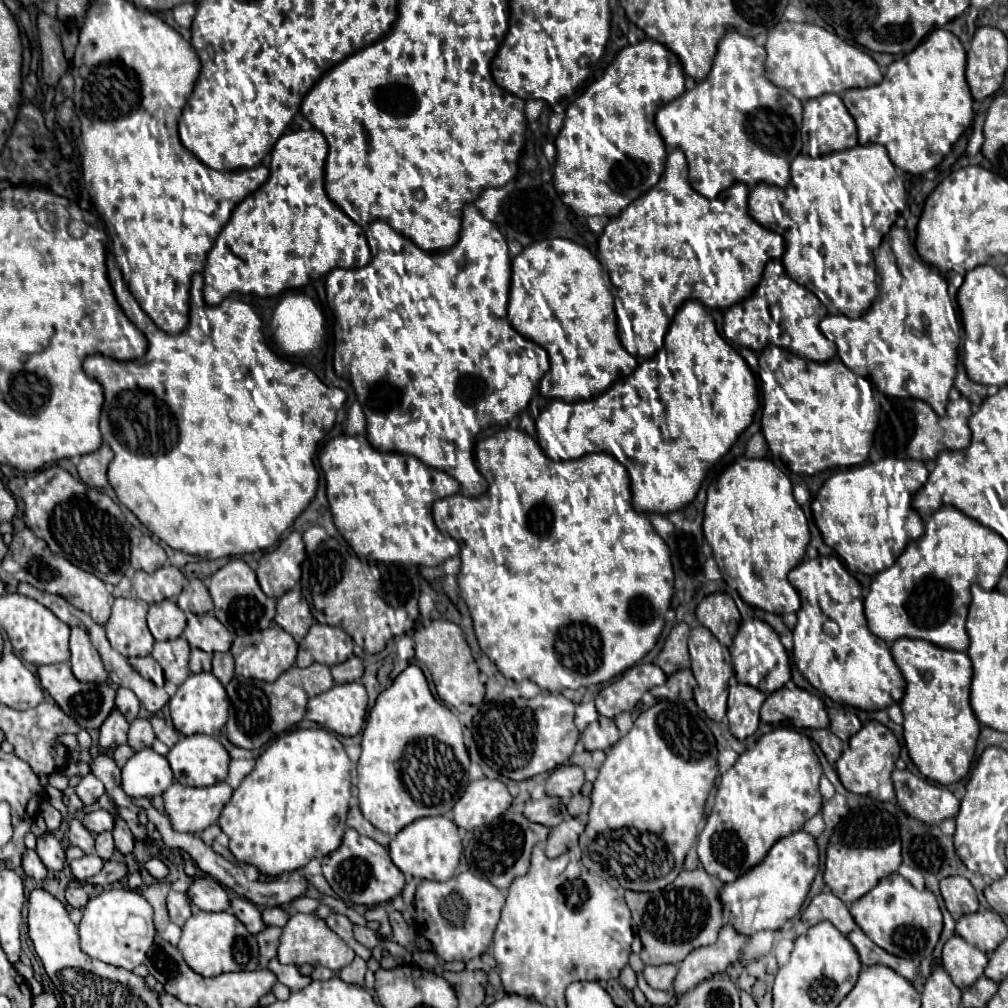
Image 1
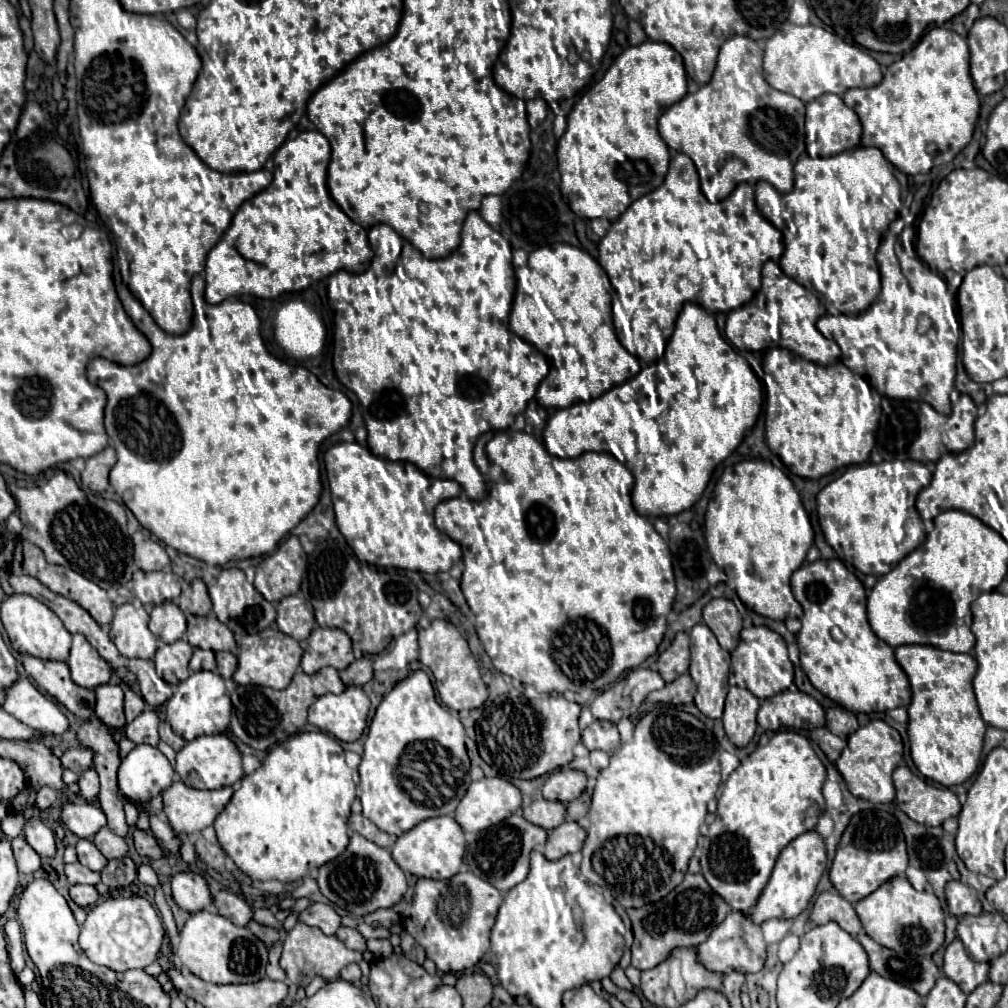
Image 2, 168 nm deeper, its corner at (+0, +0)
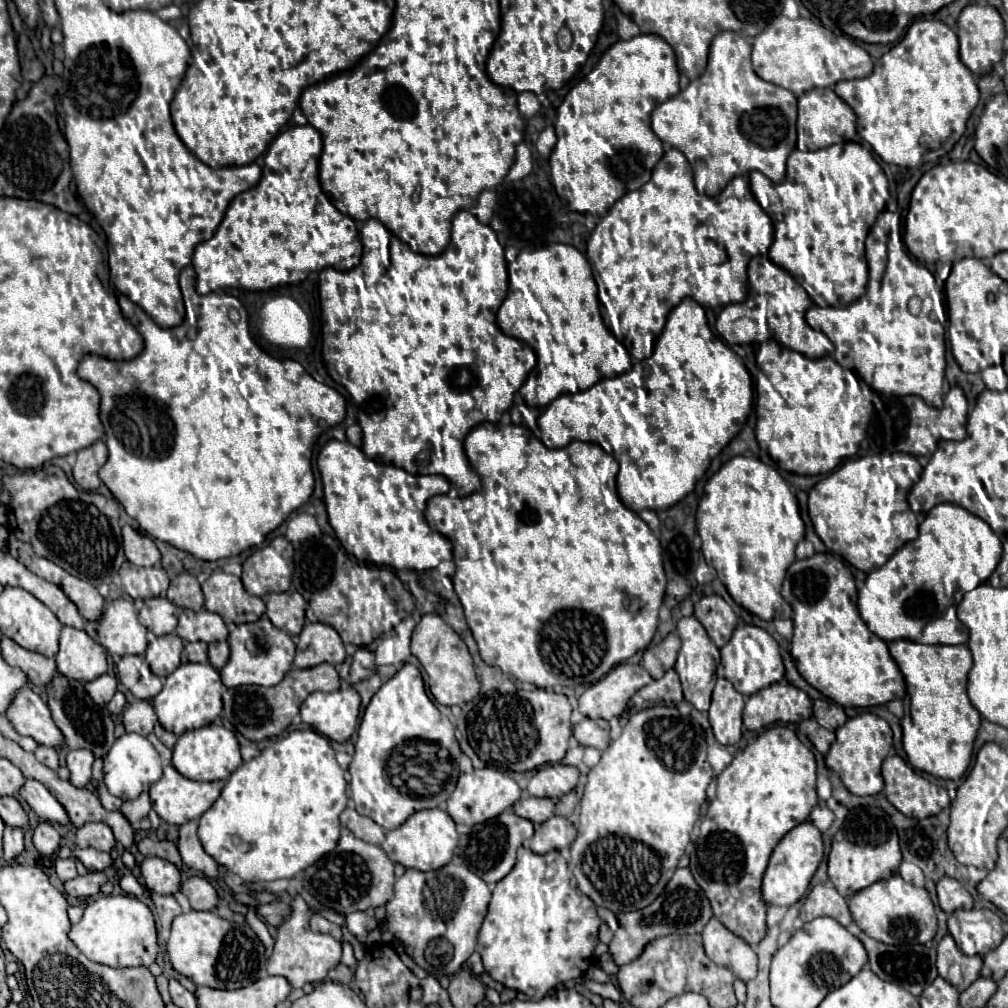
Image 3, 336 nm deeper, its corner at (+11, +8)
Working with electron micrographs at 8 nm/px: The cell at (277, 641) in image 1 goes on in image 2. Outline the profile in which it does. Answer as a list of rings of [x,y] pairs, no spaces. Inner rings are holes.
[[[266,628],[254,636],[244,636],[238,642],[238,668],[232,676],[232,680],[236,684],[242,686],[268,686],[274,690],[284,690],[294,672],[298,670],[302,660],[302,648],[298,644],[298,640],[282,634],[278,628]]]

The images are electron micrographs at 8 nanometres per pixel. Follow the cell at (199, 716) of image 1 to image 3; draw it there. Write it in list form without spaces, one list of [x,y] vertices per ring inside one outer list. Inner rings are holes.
[[[209,663],[181,664],[173,674],[165,678],[163,690],[153,698],[153,708],[161,726],[175,736],[181,736],[187,730],[195,730],[211,724],[223,708],[222,694],[226,687],[220,674]]]

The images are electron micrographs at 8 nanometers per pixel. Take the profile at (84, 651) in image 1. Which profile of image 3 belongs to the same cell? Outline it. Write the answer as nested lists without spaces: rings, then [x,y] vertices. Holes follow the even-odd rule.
[[[63,626],[59,652],[57,652],[57,670],[79,682],[95,680],[107,672],[107,656],[103,646],[93,642],[87,632]]]

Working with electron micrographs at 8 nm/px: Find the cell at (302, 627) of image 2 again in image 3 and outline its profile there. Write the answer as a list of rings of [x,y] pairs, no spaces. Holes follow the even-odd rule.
[[[281,592],[269,594],[267,602],[267,616],[269,620],[285,630],[287,634],[299,634],[305,624],[305,600],[299,592]]]

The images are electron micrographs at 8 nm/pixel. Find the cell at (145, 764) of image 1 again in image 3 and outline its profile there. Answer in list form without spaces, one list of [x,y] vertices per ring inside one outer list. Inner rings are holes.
[[[123,734],[121,738],[115,740],[113,748],[105,756],[103,772],[105,772],[105,786],[113,796],[117,796],[121,800],[133,800],[141,792],[147,792],[151,788],[151,784],[155,784],[161,778],[163,768],[161,768],[161,758],[159,758],[157,750],[145,736]]]

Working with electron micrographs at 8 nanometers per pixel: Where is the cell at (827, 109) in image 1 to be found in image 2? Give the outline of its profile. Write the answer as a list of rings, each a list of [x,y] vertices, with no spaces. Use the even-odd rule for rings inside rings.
[[[822,94],[820,98],[806,104],[805,143],[806,152],[810,157],[834,156],[848,148],[856,148],[860,144],[860,136],[862,136],[862,124],[856,112],[848,108],[840,96]]]

